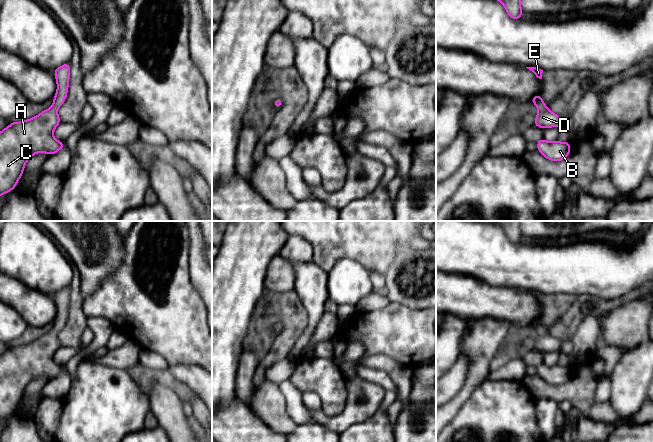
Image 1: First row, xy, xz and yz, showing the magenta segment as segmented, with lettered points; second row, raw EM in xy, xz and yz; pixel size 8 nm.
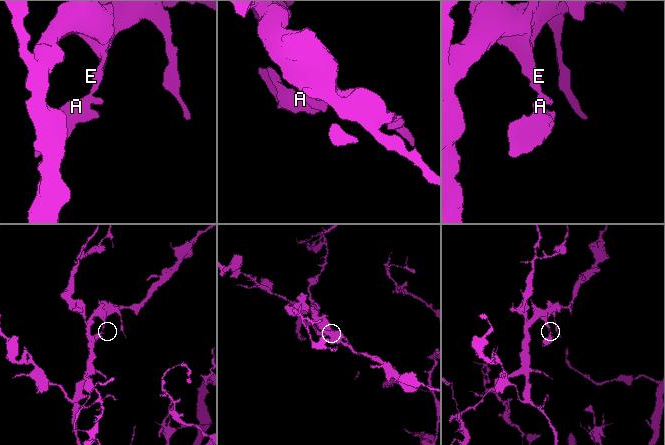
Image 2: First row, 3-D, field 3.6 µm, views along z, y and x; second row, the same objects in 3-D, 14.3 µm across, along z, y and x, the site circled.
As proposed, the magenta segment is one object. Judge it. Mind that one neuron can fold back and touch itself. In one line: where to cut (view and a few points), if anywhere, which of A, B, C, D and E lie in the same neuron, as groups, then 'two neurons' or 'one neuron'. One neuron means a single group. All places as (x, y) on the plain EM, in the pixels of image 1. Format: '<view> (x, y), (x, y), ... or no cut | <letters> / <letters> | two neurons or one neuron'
no cut | A B C D E | one neuron

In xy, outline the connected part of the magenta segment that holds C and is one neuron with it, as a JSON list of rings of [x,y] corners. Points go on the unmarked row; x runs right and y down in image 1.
[[[70,286],[53,297],[57,306],[53,329],[31,343],[12,345],[0,355],[0,420],[16,411],[31,380],[40,376],[50,380],[66,369],[53,361],[53,355],[61,347],[57,333],[68,318]]]

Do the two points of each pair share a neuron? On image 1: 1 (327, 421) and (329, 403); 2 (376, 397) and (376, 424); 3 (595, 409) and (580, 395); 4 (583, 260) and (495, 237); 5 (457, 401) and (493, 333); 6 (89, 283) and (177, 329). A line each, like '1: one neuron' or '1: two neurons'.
1: two neurons
2: two neurons
3: one neuron
4: one neuron
5: one neuron
6: two neurons

